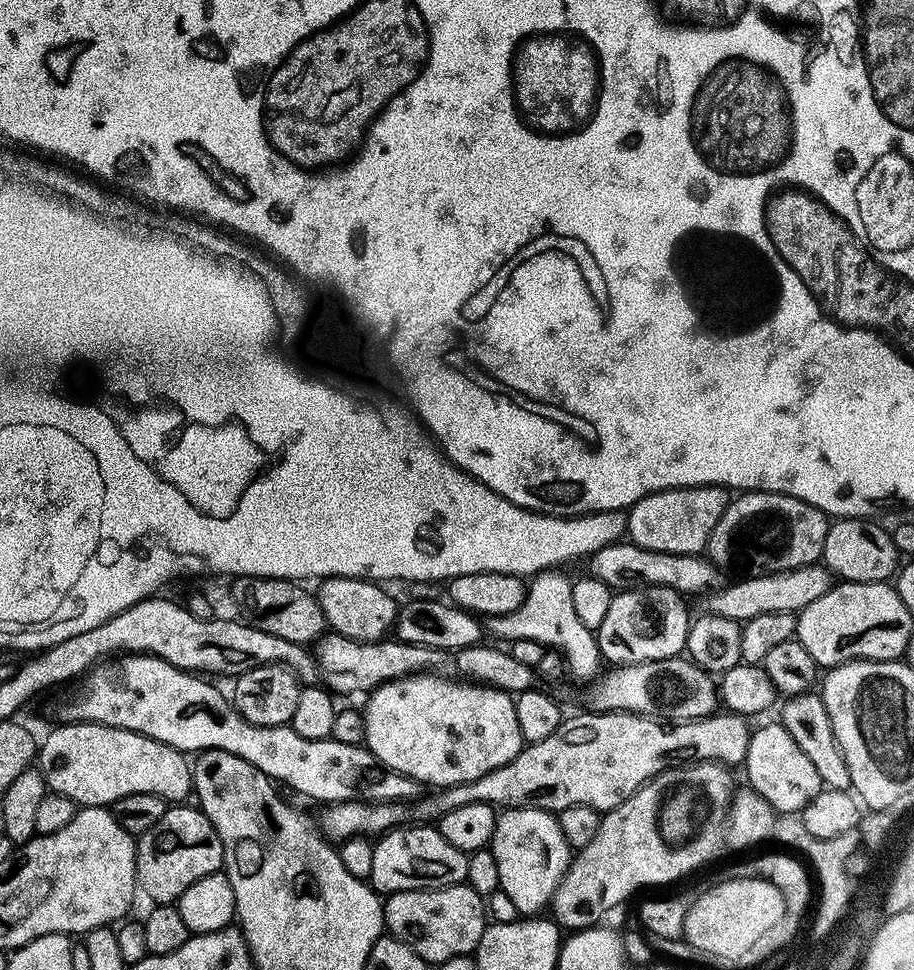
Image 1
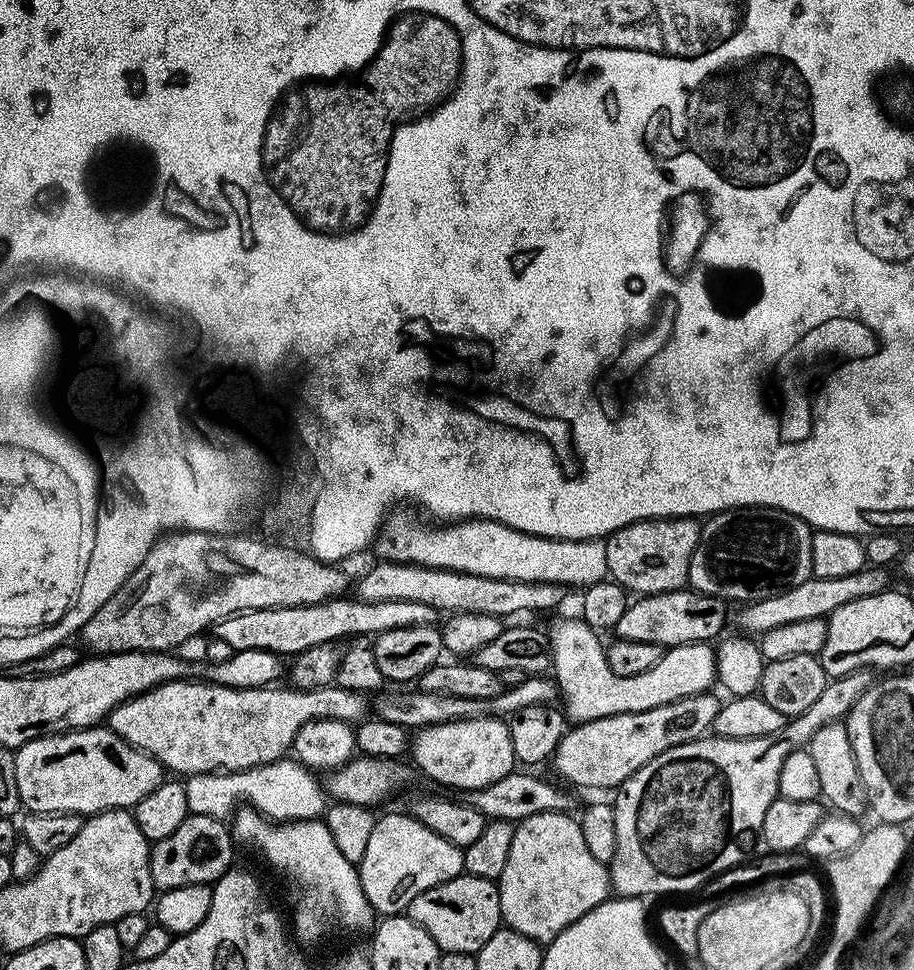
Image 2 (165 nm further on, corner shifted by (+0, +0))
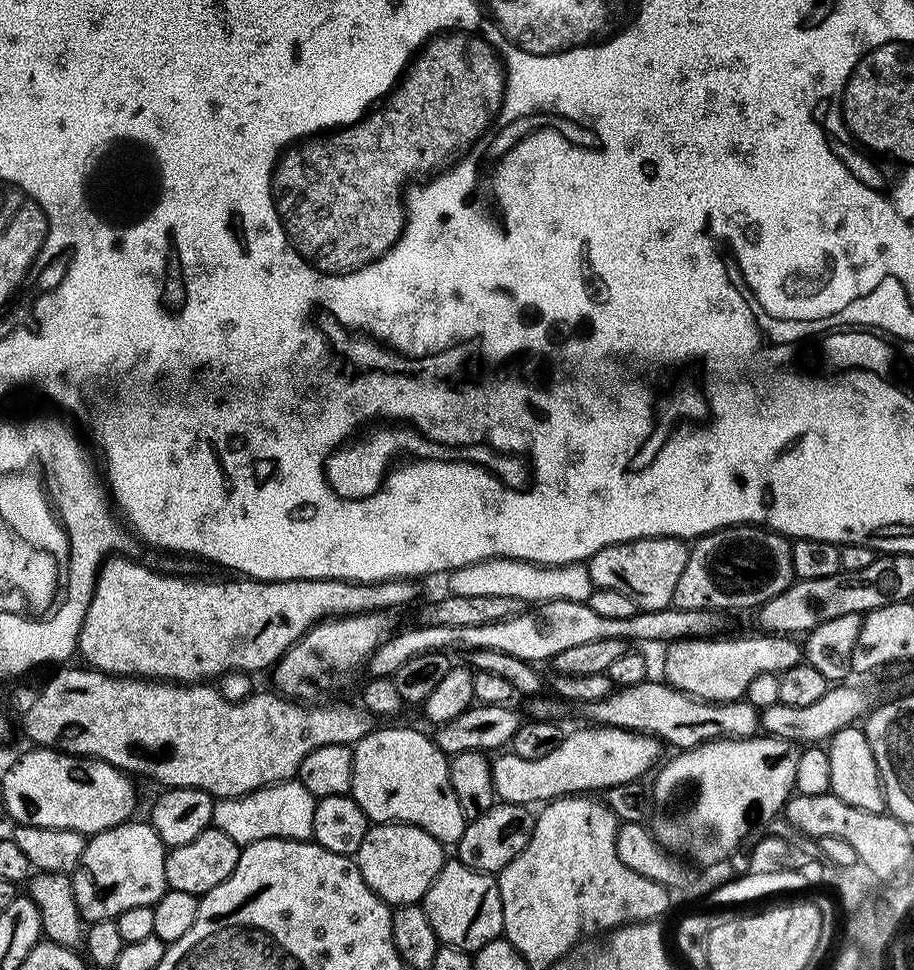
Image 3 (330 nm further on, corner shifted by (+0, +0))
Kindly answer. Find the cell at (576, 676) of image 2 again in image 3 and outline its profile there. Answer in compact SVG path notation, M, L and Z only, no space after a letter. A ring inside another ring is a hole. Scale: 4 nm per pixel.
M759 634L760 636L740 636L737 640L704 640L708 638L685 638L667 645L668 653L664 656L664 676L663 679L679 692L685 692L688 696L695 696L697 700L706 700L714 704L727 704L733 700L739 700L747 693L748 687L759 675L781 672L788 672L795 668L802 660L802 648L799 643L795 644L795 639L777 636L775 634Z

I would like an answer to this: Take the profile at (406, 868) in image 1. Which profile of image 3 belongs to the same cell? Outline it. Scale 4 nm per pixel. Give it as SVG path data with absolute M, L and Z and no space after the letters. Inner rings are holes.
M373 823L366 838L362 838L362 846L358 846L354 859L374 894L382 897L389 906L403 906L423 901L426 890L446 862L444 852L445 845L412 824Z

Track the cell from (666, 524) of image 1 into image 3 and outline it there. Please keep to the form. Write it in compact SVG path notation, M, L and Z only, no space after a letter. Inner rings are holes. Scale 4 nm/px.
M672 536L631 540L629 544L608 544L588 559L586 567L593 589L618 590L618 594L626 594L639 611L653 612L671 605L678 578L682 578L682 570L686 570L688 549L685 541Z

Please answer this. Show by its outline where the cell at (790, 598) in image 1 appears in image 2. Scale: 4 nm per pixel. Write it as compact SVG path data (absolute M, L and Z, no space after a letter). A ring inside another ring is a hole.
M685 586L677 592L667 592L657 596L641 596L628 605L626 614L617 622L614 632L621 640L658 644L661 649L677 648L679 644L703 644L711 641L711 636L719 637L724 623L730 616L724 613L725 601L716 596L694 592Z

